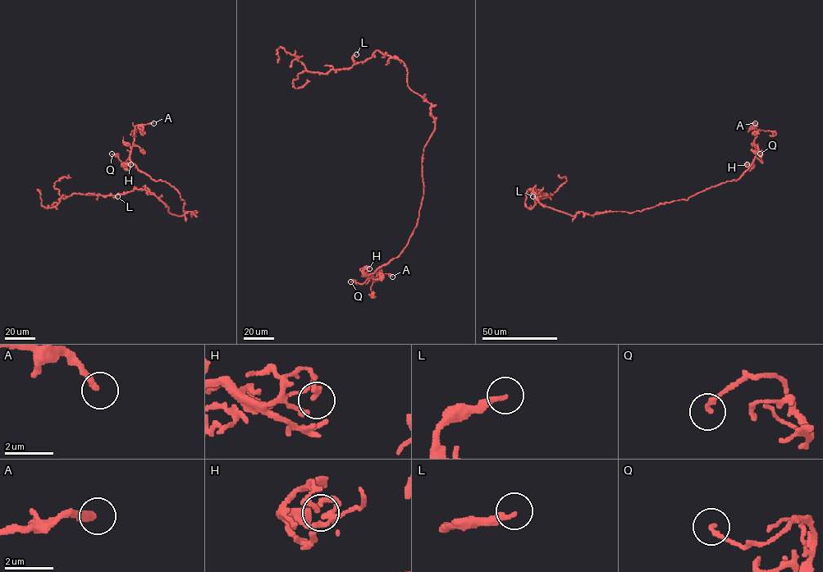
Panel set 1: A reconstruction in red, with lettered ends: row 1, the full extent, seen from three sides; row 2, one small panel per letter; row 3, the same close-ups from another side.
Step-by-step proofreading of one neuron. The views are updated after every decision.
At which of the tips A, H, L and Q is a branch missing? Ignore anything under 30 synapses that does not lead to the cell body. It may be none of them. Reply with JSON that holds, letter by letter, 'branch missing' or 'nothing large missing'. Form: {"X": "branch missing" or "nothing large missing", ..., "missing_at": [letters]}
{"A": "branch missing", "H": "nothing large missing", "L": "nothing large missing", "Q": "nothing large missing", "missing_at": ["A"]}

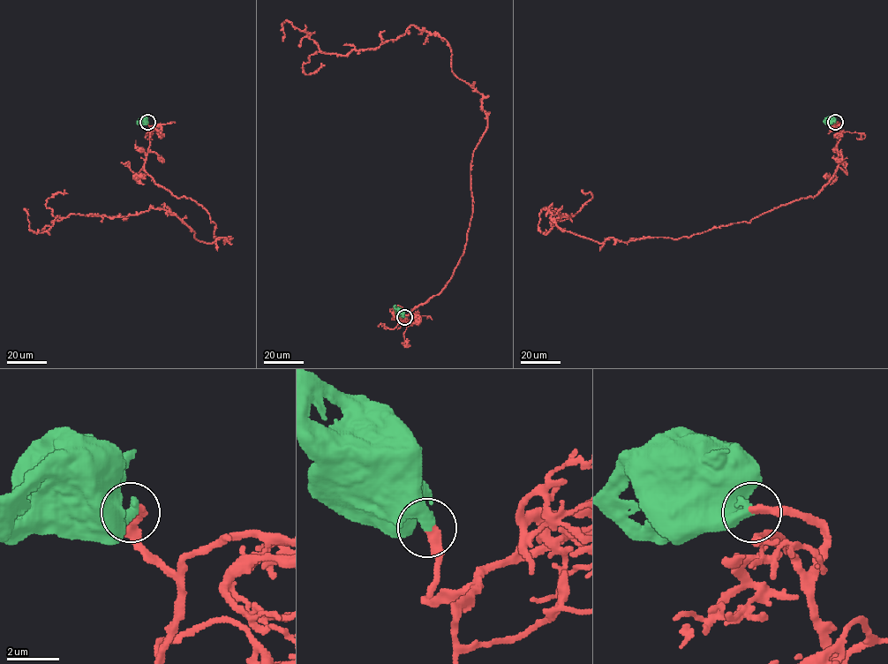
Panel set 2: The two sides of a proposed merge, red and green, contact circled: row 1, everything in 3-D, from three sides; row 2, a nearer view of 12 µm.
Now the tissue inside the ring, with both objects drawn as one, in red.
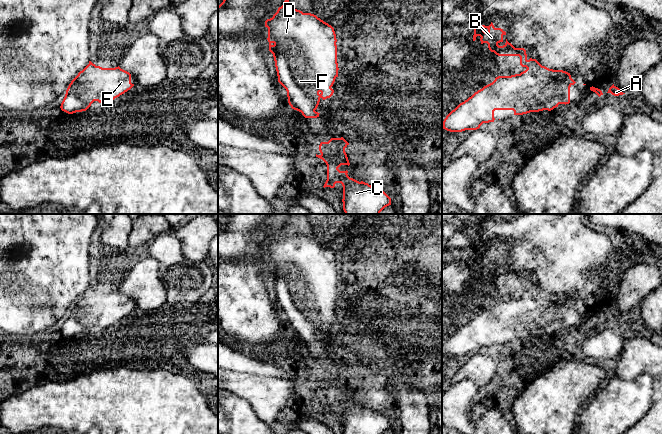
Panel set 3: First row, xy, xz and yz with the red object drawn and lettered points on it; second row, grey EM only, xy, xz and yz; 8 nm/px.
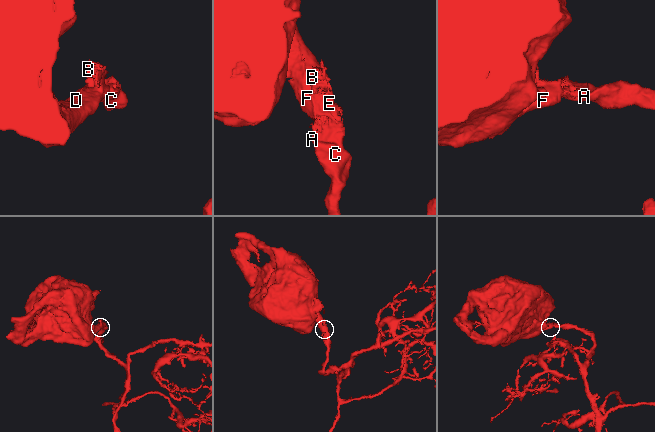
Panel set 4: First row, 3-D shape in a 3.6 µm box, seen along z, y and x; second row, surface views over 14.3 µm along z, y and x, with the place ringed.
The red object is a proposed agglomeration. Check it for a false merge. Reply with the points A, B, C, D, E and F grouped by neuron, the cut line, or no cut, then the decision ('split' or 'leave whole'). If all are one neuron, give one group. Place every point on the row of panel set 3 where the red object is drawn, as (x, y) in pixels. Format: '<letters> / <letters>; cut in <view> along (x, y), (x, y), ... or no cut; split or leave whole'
A B C D E F; no cut; leave whole

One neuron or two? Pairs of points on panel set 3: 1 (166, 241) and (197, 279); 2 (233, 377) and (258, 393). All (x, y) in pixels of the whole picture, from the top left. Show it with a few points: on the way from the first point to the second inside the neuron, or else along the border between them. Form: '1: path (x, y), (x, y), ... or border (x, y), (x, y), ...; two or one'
1: path (168, 251), (187, 270); one
2: path (239, 383), (252, 388); one

